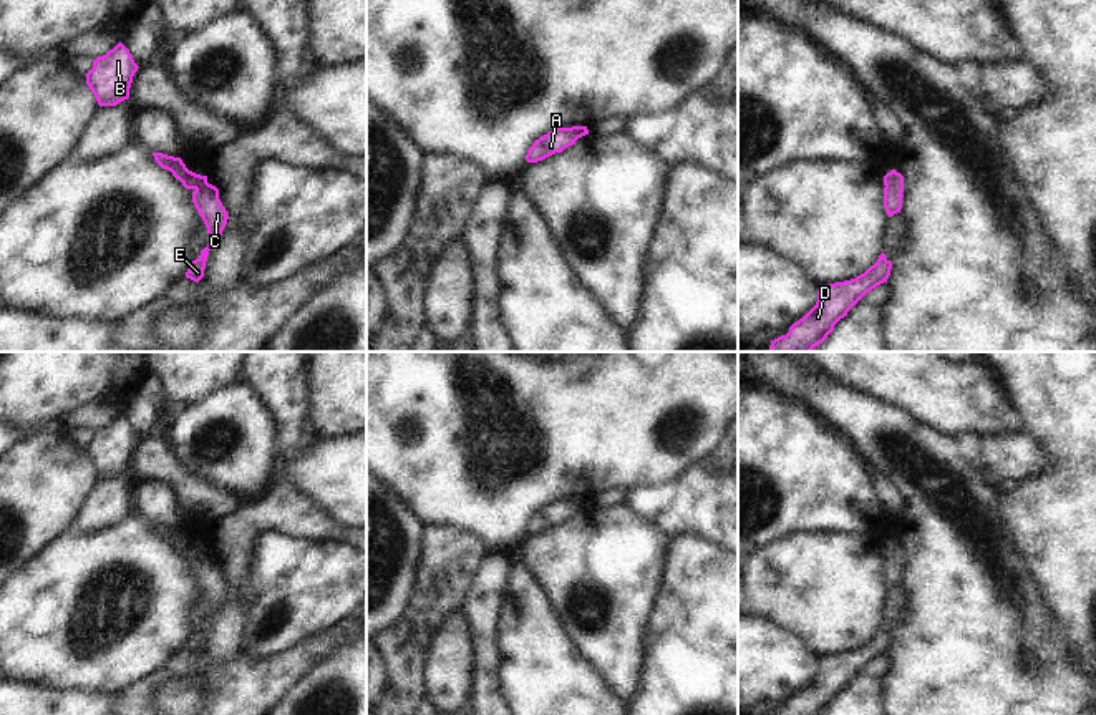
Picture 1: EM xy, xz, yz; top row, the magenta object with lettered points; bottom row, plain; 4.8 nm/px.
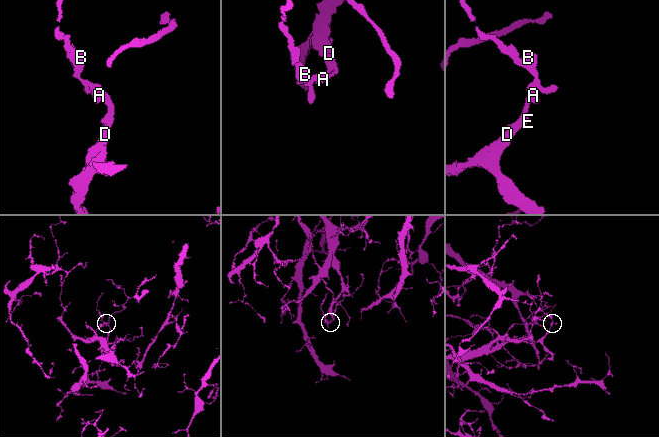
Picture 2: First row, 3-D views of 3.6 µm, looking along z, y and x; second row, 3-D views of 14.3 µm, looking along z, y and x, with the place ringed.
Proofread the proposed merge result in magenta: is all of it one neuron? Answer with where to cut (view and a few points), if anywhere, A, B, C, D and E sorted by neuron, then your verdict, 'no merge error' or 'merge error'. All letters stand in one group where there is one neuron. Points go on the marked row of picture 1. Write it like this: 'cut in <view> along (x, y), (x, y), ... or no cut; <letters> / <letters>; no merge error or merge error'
no cut; A B C D E; no merge error

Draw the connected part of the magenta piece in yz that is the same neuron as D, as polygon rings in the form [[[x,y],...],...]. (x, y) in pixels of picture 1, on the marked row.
[[[882,252],[874,265],[856,279],[836,282],[829,285],[819,285],[816,305],[798,322],[789,327],[786,335],[774,338],[769,345],[771,352],[811,352],[822,343],[834,330],[834,325],[847,315],[847,312],[872,289],[887,282],[890,275],[892,262],[885,259]]]

